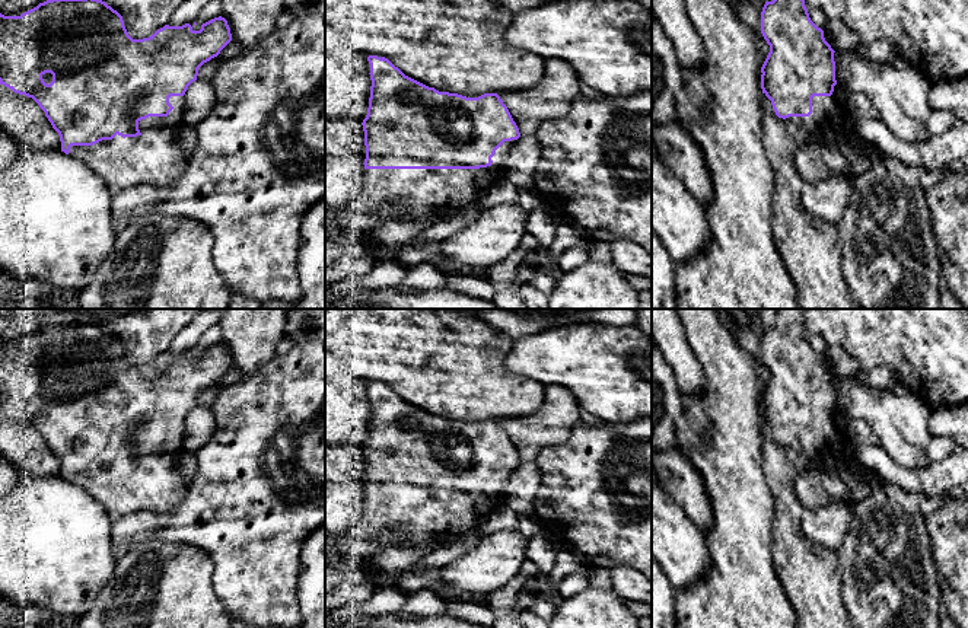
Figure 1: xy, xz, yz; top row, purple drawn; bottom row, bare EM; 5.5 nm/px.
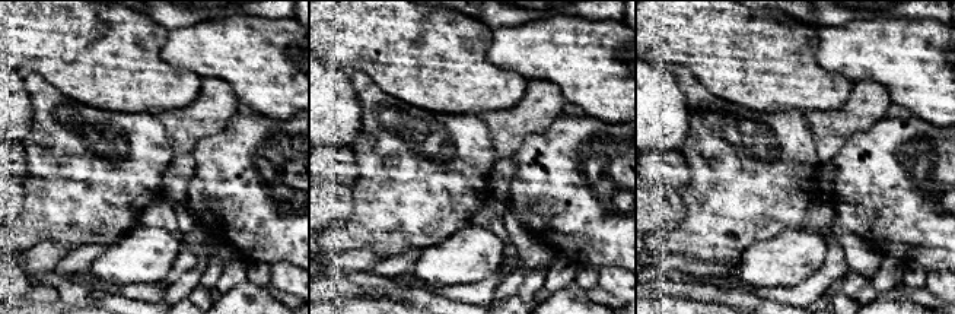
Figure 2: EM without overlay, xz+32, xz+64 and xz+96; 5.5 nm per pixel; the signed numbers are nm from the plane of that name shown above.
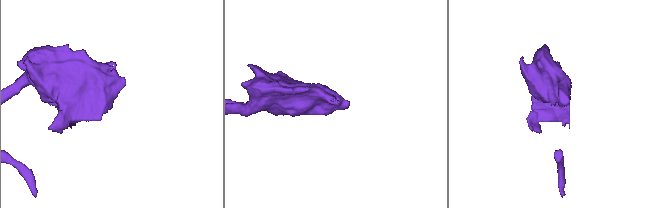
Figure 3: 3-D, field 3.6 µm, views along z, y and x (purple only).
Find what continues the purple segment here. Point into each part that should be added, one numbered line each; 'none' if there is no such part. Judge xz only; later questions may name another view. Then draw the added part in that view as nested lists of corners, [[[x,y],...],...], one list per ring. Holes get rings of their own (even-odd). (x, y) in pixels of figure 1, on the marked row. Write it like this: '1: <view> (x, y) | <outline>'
1: xz (417, 193) | [[[504,141],[491,157],[493,163],[480,169],[366,169],[363,189],[357,201],[351,207],[337,211],[337,226],[369,232],[379,224],[379,211],[385,204],[394,204],[399,208],[397,214],[399,221],[414,221],[429,214],[433,214],[436,221],[455,219],[467,207],[478,203],[481,195],[500,179],[504,172],[506,157],[515,141]]]

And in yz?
1: yz (825, 117) | [[[838,85],[834,86],[831,96],[813,96],[809,117],[786,118],[809,134],[808,141],[796,153],[796,168],[803,181],[815,182],[838,175],[827,168],[821,156],[819,140],[825,134],[832,133],[859,140],[854,131],[854,119],[843,111],[837,89]]]

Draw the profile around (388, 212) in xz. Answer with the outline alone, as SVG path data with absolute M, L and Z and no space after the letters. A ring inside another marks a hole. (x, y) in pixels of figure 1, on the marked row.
M385 204L380 207L379 211L379 224L375 227L380 227L382 224L391 221L391 220L398 220L397 214L398 214L399 208L394 204Z

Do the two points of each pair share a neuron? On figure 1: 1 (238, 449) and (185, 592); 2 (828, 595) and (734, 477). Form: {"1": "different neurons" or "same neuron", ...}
{"1": "different neurons", "2": "different neurons"}

